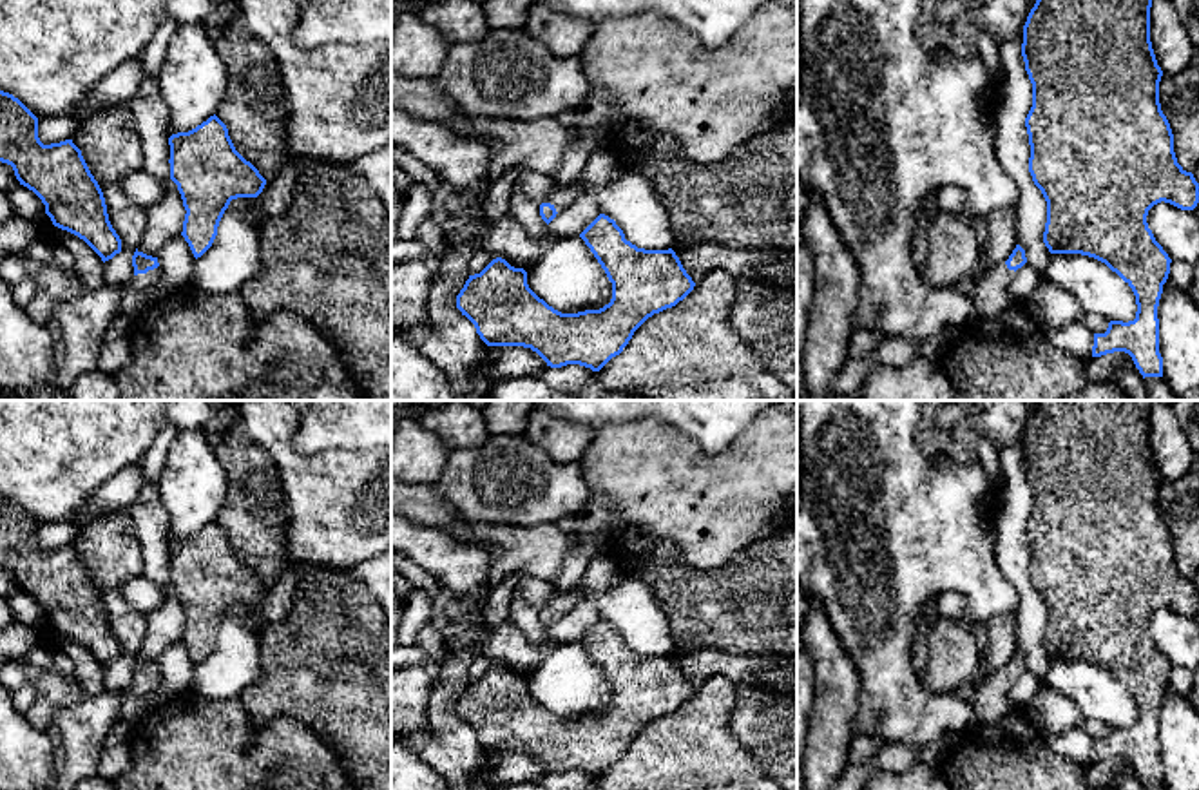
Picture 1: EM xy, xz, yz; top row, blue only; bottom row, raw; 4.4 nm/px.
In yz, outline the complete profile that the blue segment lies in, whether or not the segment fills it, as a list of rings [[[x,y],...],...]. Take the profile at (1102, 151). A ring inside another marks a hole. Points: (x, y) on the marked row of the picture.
[[[1036,0],[1023,25],[1023,43],[1022,43],[1025,71],[1032,83],[1032,107],[1025,118],[1025,127],[1029,134],[1029,145],[1031,145],[1029,172],[1032,176],[1034,185],[1041,190],[1047,201],[1047,223],[1043,232],[1043,243],[1050,254],[1081,254],[1105,263],[1132,288],[1137,304],[1136,319],[1128,323],[1110,321],[1105,333],[1094,333],[1092,357],[1101,357],[1114,352],[1125,352],[1132,357],[1143,379],[1163,377],[1163,357],[1159,353],[1157,306],[1172,263],[1168,254],[1156,241],[1152,230],[1148,228],[1146,216],[1148,210],[1161,201],[1170,203],[1181,210],[1194,210],[1199,203],[1199,183],[1195,181],[1192,172],[1186,172],[1177,163],[1174,152],[1174,134],[1166,116],[1161,111],[1159,82],[1163,71],[1157,65],[1152,42],[1150,42],[1150,7],[1152,7],[1152,0]]]

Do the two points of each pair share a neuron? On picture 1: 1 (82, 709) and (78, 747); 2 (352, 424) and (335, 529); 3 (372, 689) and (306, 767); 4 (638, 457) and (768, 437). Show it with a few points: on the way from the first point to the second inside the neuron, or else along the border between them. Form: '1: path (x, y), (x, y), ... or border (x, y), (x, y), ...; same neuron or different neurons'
1: path (82, 718), (82, 738); same neuron
2: border (372, 448), (321, 450), (306, 455); different neurons
3: border (290, 718), (305, 723), (346, 770); different neurons
4: path (671, 466), (736, 466); same neuron

